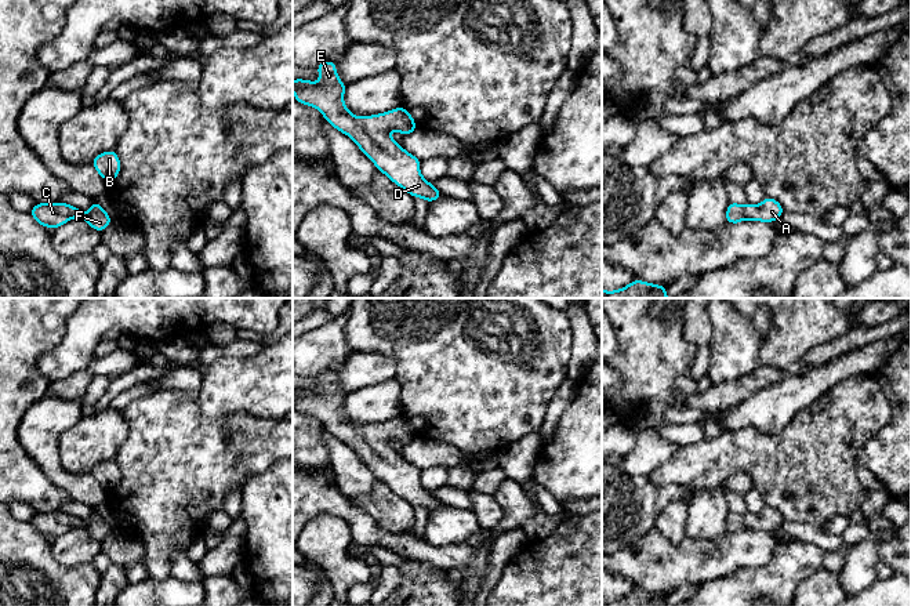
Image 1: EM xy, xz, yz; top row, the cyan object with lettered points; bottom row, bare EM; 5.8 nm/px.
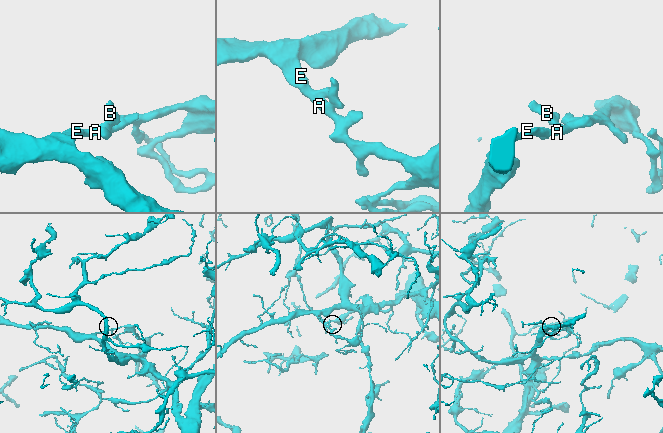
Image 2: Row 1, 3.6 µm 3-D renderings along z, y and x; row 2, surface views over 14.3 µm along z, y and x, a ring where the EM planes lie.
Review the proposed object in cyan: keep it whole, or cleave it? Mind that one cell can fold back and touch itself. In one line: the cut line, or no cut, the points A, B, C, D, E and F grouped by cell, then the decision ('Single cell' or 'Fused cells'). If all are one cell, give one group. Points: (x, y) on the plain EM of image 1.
No split. Groups: A B C D E F. Single cell

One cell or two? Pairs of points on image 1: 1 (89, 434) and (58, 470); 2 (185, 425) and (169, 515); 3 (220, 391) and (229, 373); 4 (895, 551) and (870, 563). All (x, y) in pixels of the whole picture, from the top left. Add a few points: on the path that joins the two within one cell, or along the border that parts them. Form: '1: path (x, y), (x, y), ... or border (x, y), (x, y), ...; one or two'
1: border (62, 432), (60, 463), (71, 472), (90, 474); two
2: path (174, 447), (174, 475), (169, 493); one
3: path (224, 387), (229, 377); one
4: border (875, 540), (881, 561); two

